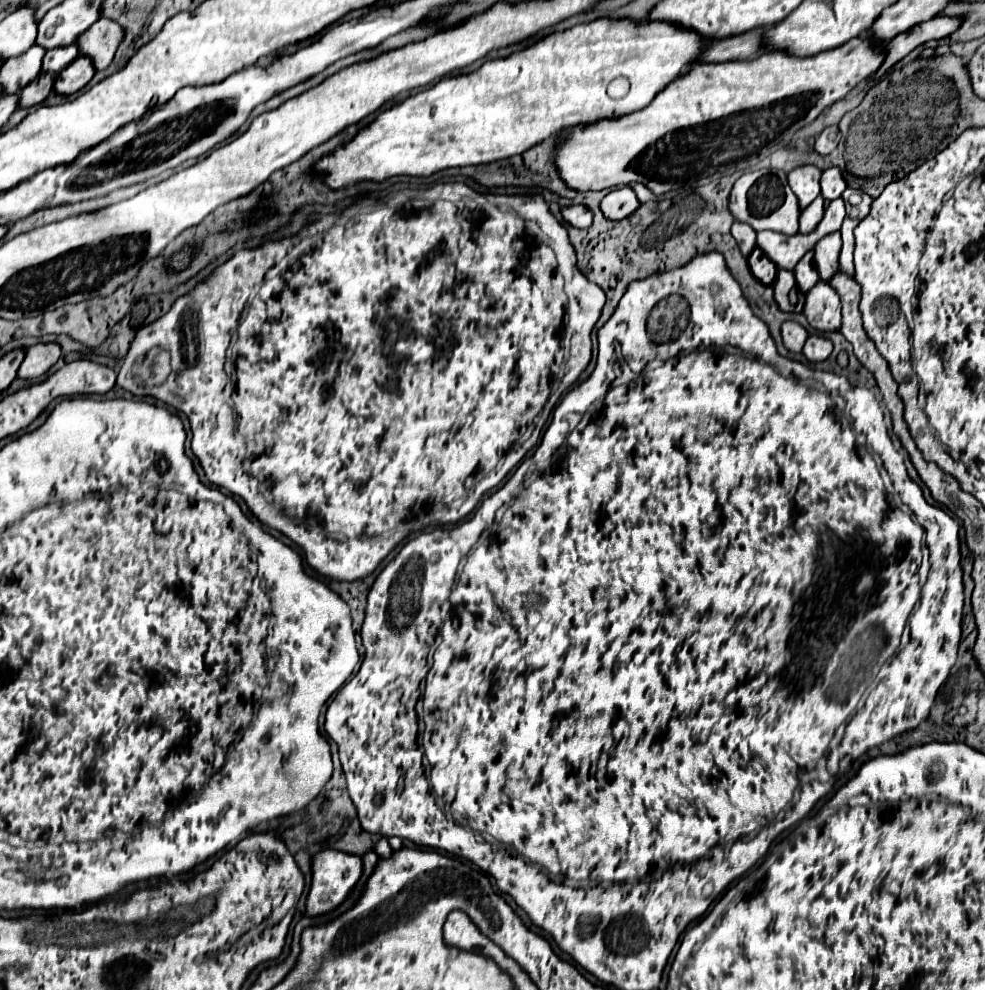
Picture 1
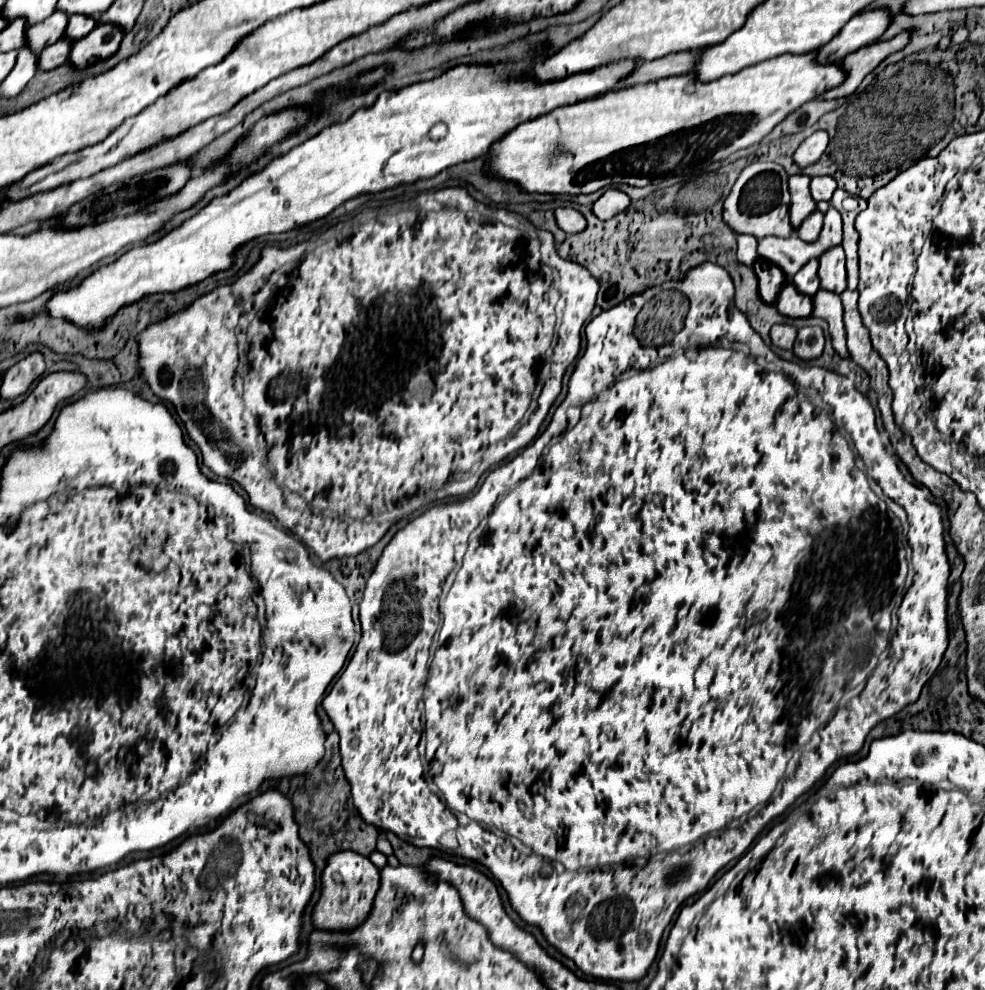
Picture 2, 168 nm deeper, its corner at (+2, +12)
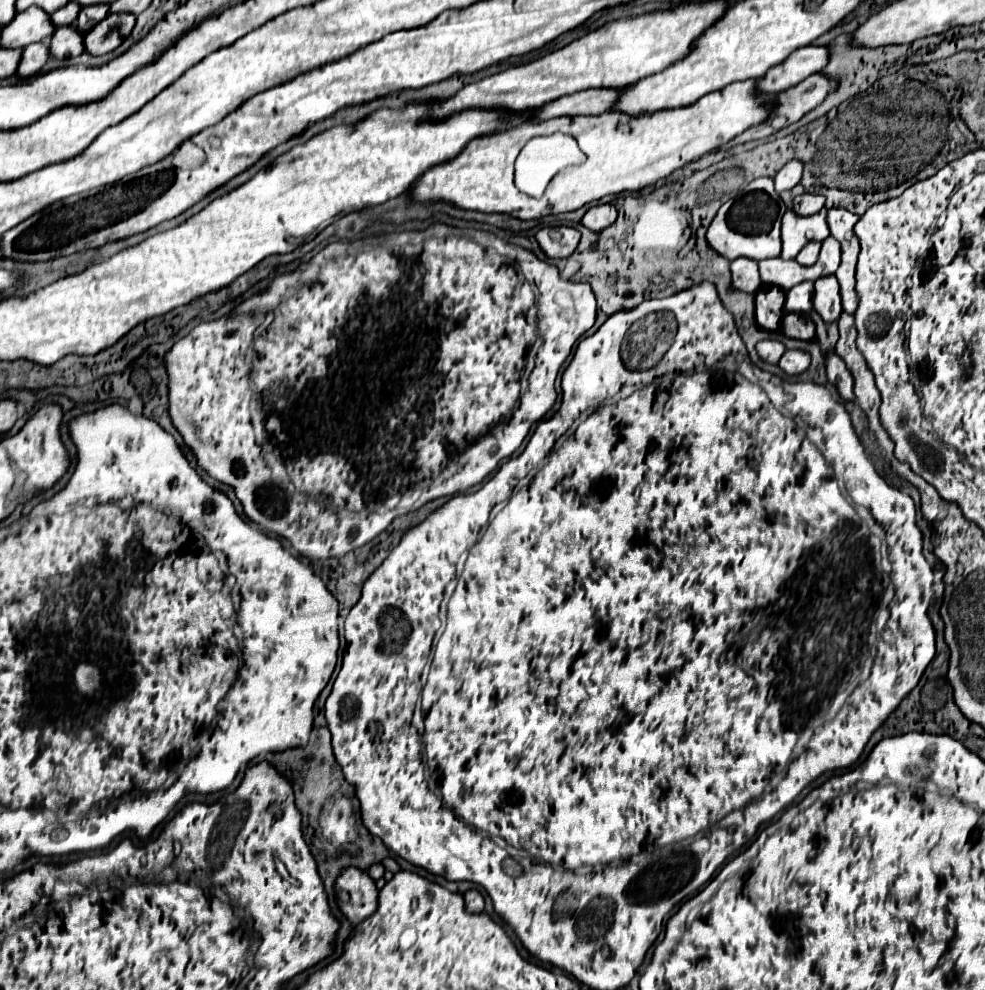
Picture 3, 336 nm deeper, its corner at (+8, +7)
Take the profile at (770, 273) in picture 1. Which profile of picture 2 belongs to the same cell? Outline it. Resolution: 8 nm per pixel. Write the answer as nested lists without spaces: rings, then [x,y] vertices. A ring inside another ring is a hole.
[[[762,257],[754,265],[754,273],[760,281],[760,295],[764,297],[766,303],[774,303],[778,291],[782,289],[784,281],[786,281],[784,273],[776,265],[772,265],[770,261],[764,261]]]

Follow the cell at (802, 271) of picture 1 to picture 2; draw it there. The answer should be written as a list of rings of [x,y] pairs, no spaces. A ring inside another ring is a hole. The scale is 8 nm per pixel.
[[[808,261],[808,265],[804,265],[804,269],[800,269],[800,273],[796,273],[792,283],[796,285],[796,289],[800,293],[812,297],[820,289],[820,279],[818,279],[816,271],[818,271],[818,261]]]

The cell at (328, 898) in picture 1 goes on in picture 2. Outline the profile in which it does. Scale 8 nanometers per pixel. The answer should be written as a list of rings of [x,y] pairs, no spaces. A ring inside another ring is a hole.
[[[338,851],[332,853],[326,861],[326,867],[322,871],[322,889],[320,889],[320,899],[312,909],[312,923],[318,929],[354,929],[358,927],[370,907],[372,899],[376,895],[380,883],[378,867],[364,855],[356,851]]]

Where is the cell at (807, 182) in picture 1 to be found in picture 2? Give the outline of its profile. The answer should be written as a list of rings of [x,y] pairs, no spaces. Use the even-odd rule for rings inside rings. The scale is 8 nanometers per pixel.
[[[798,173],[798,175],[790,175],[790,219],[792,219],[792,225],[794,229],[800,227],[800,223],[814,211],[816,207],[816,201],[812,201],[812,195],[810,195],[810,185],[812,177],[810,175],[804,175],[804,173]]]

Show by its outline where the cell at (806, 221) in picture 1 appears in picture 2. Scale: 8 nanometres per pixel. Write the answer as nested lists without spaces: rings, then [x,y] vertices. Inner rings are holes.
[[[816,209],[816,213],[812,213],[812,217],[808,217],[808,221],[804,221],[804,225],[800,225],[800,231],[796,233],[802,241],[814,241],[820,229],[822,229],[822,211]]]

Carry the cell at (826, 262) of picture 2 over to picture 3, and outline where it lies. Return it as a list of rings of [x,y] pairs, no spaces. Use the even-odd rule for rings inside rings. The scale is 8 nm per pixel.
[[[824,276],[816,284],[814,294],[814,310],[820,314],[820,318],[830,324],[838,320],[838,314],[842,314],[842,302],[840,302],[840,286],[836,276]]]

